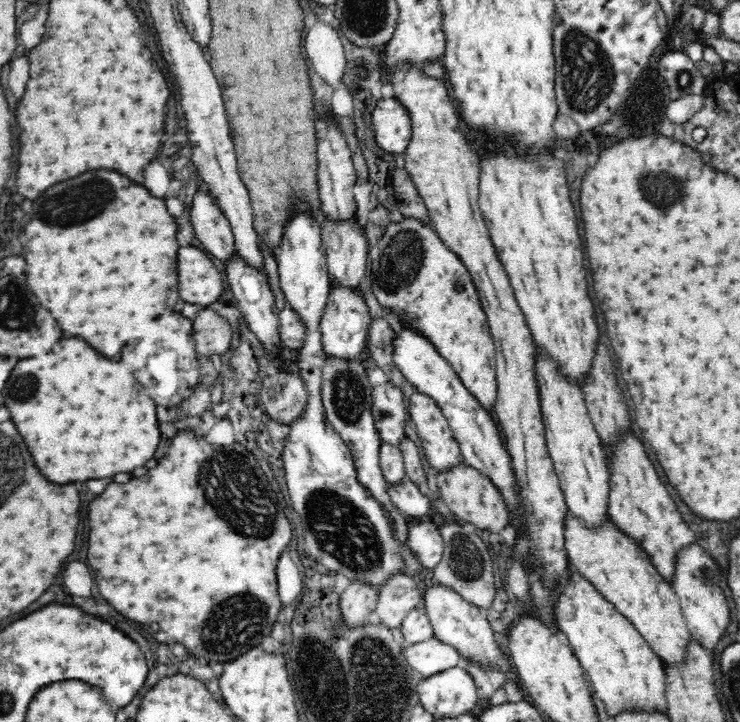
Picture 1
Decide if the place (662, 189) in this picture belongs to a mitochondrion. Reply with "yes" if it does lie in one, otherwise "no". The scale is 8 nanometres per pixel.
yes

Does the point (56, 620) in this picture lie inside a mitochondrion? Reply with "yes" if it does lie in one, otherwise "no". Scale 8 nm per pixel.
no

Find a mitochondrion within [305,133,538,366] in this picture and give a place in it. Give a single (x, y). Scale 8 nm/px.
(402, 258)

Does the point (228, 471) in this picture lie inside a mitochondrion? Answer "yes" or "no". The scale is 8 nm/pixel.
yes

